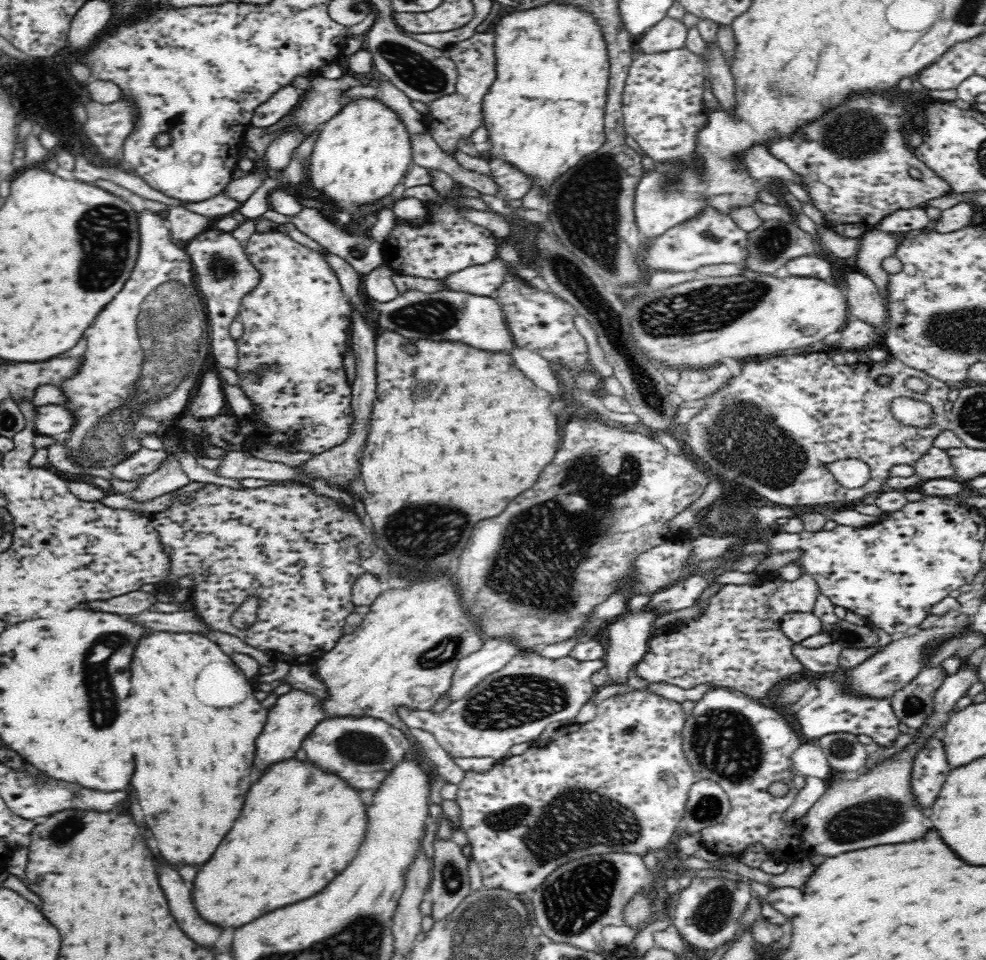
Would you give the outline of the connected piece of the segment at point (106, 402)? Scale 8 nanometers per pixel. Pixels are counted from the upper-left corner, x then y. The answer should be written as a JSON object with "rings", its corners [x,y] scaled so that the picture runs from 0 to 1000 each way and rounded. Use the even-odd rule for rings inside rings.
{"rings":[[[146,223],[142,225],[142,244],[144,244],[144,252],[142,252],[142,267],[140,267],[140,275],[132,288],[132,292],[128,294],[128,298],[124,300],[124,304],[118,306],[118,310],[105,321],[105,325],[101,325],[101,329],[95,333],[95,340],[89,342],[89,367],[84,373],[84,382],[79,385],[79,390],[67,398],[61,400],[61,405],[71,415],[69,426],[75,428],[77,432],[77,444],[73,446],[70,452],[63,455],[64,463],[71,466],[72,473],[75,478],[83,485],[101,484],[106,488],[114,489],[126,476],[143,466],[141,460],[147,454],[159,452],[163,447],[168,447],[175,442],[174,438],[190,427],[192,422],[193,410],[201,398],[201,388],[207,388],[207,379],[211,379],[213,369],[213,350],[209,348],[209,335],[211,334],[211,321],[207,317],[207,308],[203,307],[203,300],[197,294],[197,282],[195,281],[195,270],[189,263],[188,254],[183,254],[172,245],[171,230],[164,223]],[[165,433],[168,436],[164,441],[160,441],[159,435]]]}

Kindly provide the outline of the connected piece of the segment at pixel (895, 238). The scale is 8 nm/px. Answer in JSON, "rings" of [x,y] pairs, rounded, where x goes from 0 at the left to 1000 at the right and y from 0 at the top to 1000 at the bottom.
{"rings":[[[883,239],[877,242],[871,250],[868,261],[868,281],[874,285],[882,288],[888,296],[895,308],[899,308],[898,296],[901,292],[901,284],[897,280],[895,273],[899,269],[908,267],[909,260],[914,253],[914,246],[892,239]]]}

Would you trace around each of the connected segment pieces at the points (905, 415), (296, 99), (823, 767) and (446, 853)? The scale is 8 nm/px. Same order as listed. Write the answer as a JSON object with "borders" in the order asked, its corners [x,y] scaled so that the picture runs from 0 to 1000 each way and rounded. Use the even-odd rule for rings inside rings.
{"borders":[[[[909,414],[903,417],[903,431],[915,444],[943,446],[947,442],[948,426],[937,417]]],[[[290,90],[284,96],[280,96],[272,106],[264,108],[258,115],[256,131],[261,133],[272,133],[282,129],[288,121],[294,120],[306,102],[304,94],[297,90]]],[[[827,772],[813,774],[803,784],[802,796],[808,806],[818,806],[828,810],[840,813],[843,806],[842,795]]],[[[445,873],[438,877],[440,882],[437,904],[438,932],[437,953],[441,959],[454,954],[479,928],[476,915],[476,894],[457,873]]]]}

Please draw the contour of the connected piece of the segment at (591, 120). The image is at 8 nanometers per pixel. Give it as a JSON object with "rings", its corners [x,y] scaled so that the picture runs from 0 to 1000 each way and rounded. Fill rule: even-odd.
{"rings":[[[554,2],[546,8],[537,8],[531,13],[519,13],[507,21],[503,29],[502,51],[503,51],[503,69],[505,72],[505,81],[495,94],[491,102],[491,130],[495,132],[495,147],[498,149],[498,165],[513,166],[533,178],[535,182],[542,184],[542,192],[550,195],[554,200],[555,196],[565,186],[567,181],[574,179],[579,173],[584,173],[588,166],[601,159],[615,146],[613,121],[615,119],[615,108],[617,106],[617,85],[619,77],[619,57],[617,57],[617,45],[613,40],[611,27],[606,25],[606,19],[596,9],[590,10],[588,5],[580,6],[576,2]]]}

